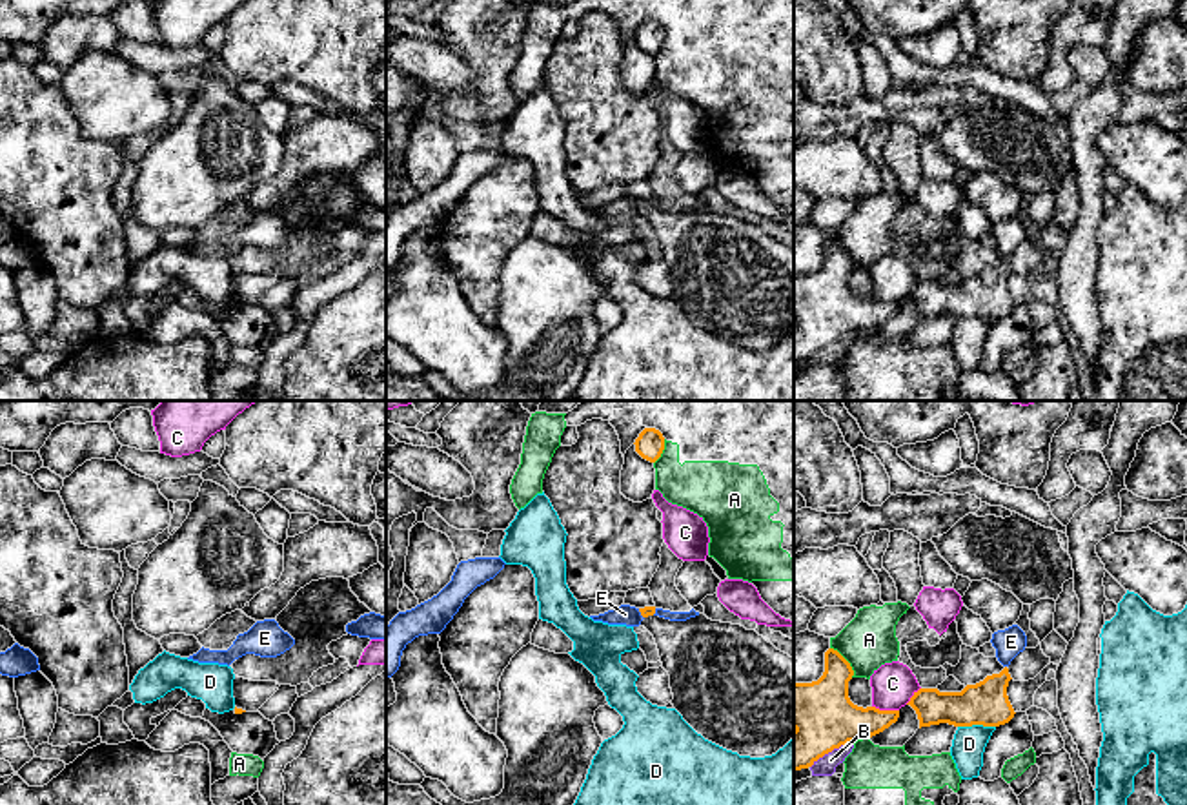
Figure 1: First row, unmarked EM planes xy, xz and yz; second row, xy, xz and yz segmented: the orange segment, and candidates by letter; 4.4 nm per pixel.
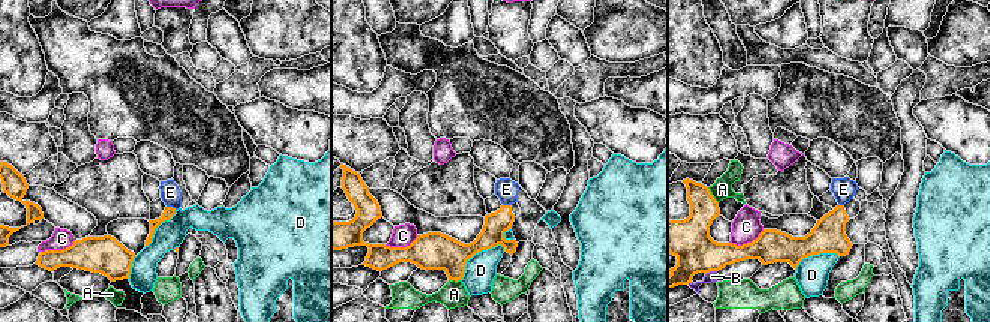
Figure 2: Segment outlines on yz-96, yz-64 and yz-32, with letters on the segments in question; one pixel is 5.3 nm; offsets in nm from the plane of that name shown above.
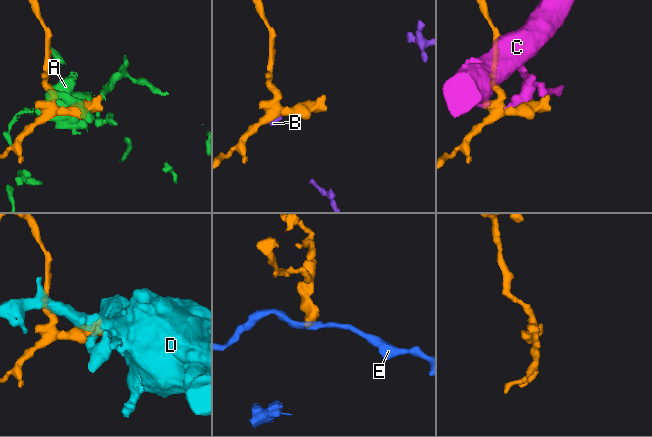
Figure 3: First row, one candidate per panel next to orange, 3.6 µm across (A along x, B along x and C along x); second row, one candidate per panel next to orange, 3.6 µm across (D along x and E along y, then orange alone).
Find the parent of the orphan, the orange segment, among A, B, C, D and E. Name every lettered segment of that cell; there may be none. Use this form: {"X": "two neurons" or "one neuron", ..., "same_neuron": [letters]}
{"A": "two neurons", "B": "two neurons", "C": "two neurons", "D": "two neurons", "E": "two neurons", "same_neuron": []}

